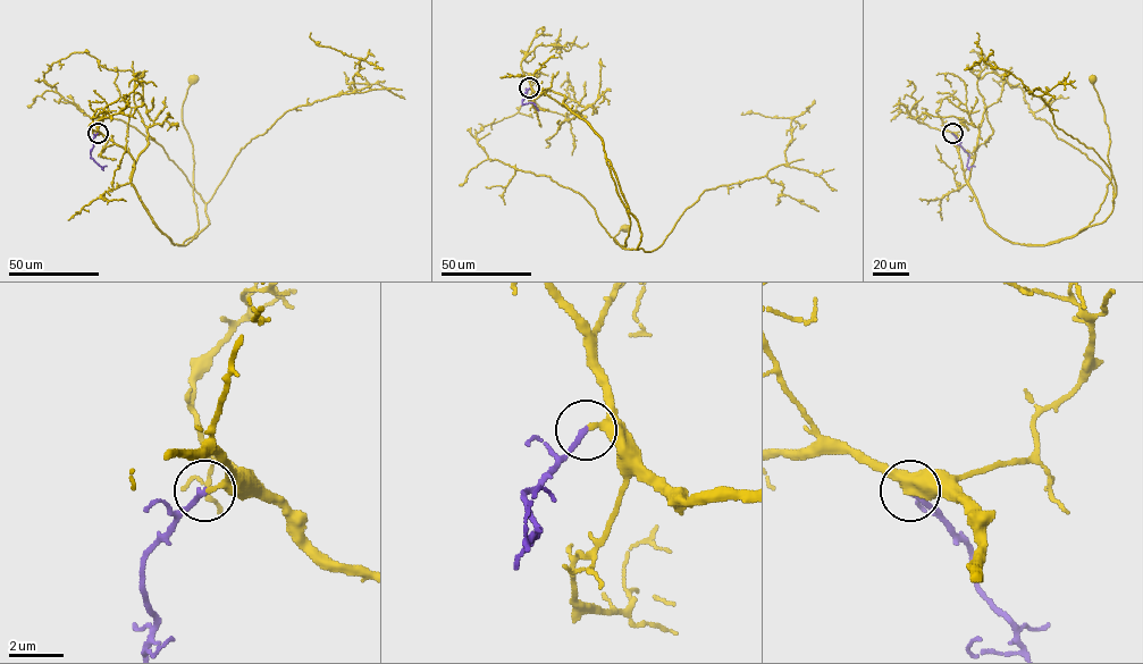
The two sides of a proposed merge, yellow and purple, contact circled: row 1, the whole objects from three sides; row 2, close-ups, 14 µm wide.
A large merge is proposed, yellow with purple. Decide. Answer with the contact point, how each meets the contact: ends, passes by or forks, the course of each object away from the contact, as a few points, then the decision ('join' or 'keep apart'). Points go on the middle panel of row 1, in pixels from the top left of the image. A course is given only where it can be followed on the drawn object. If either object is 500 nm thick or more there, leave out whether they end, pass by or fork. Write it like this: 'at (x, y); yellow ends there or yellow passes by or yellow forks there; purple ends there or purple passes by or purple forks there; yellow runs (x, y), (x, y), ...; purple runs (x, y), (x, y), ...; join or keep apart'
at (529, 87); yellow ends there; purple ends there; yellow runs (529, 87), (565, 97), (563, 101), (602, 140), (629, 215), (624, 248), (613, 241), (625, 229); purple runs (529, 87), (522, 104), (532, 102), (538, 110); join

